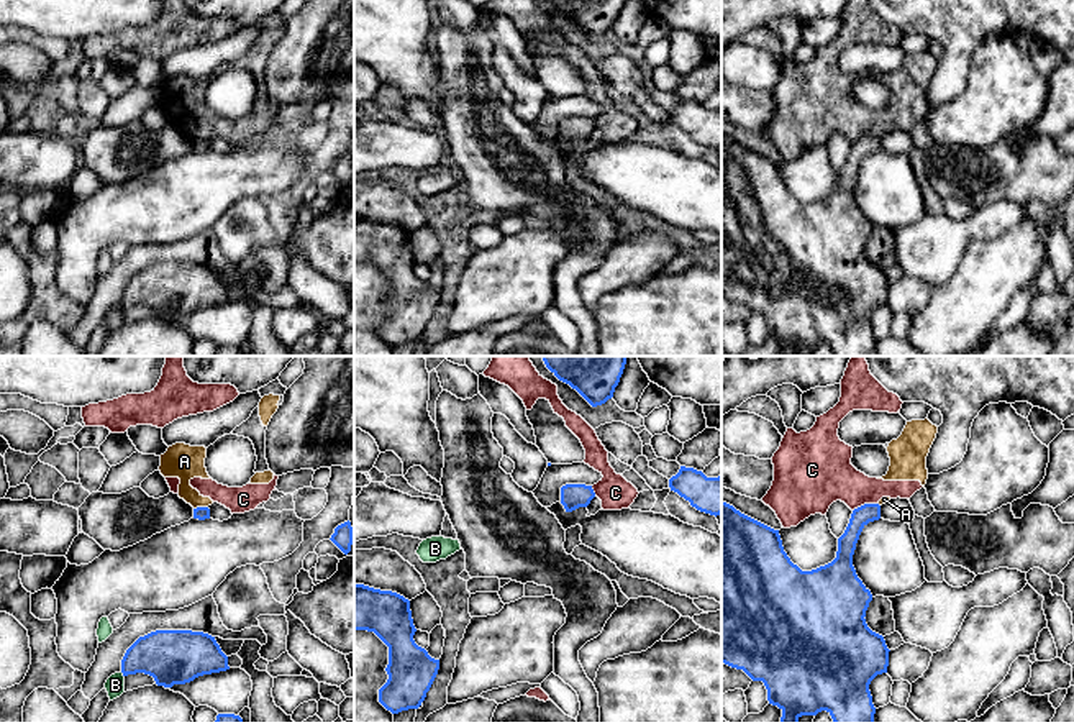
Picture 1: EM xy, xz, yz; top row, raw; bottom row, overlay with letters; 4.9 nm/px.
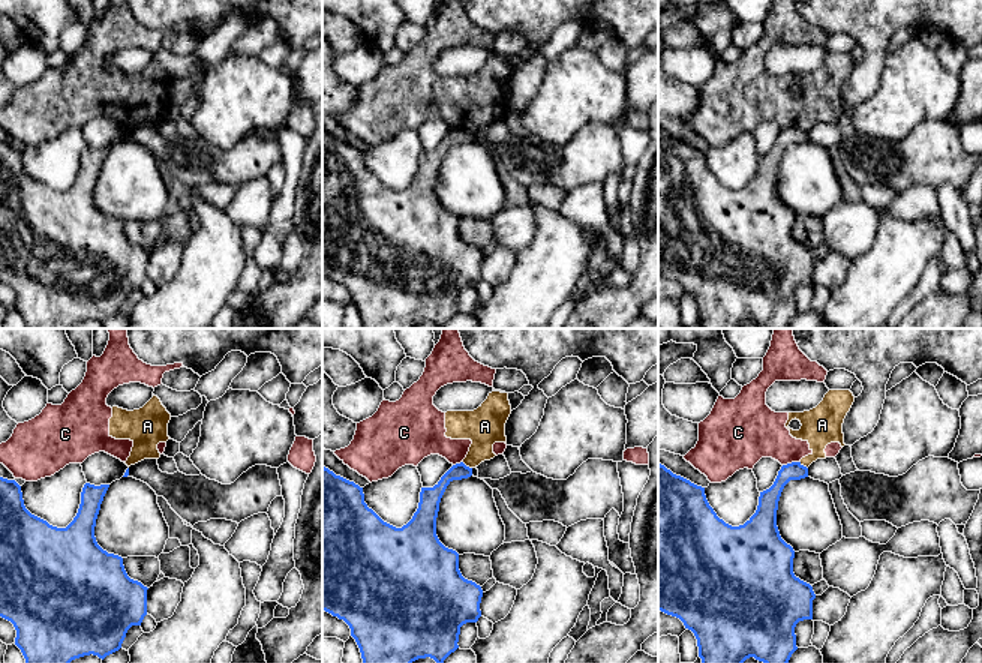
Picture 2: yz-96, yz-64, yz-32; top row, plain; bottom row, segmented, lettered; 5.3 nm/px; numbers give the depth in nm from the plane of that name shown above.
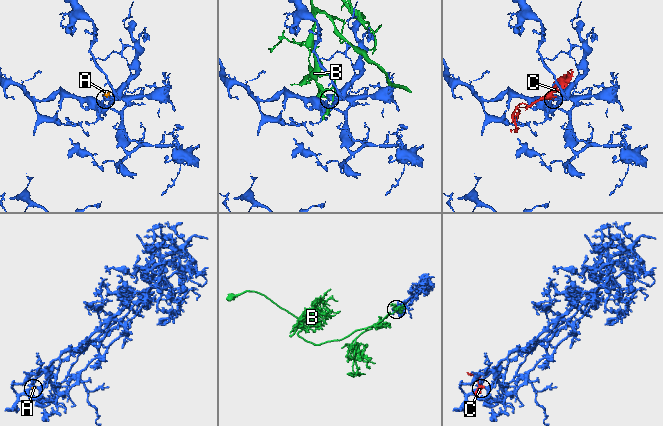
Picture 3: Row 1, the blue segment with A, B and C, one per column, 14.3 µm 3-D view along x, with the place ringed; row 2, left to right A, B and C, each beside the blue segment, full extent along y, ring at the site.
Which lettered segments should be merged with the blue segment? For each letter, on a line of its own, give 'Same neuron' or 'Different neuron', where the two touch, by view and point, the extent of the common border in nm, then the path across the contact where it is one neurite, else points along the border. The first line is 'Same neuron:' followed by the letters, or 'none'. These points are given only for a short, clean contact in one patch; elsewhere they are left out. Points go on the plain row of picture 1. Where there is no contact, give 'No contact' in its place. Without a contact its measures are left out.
Same neuron: none
A: Different neuron. Touches blue at xy (200, 140). Shared border 70 nm. Boundary: xy (207, 138), (194, 141)
B: Different neuron. Touches blue at xy (123, 307). Shared border 40 nm
C: Different neuron. Touches blue at yz (864, 137). Shared border 130 nm

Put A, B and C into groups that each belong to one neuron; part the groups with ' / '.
A C / B

